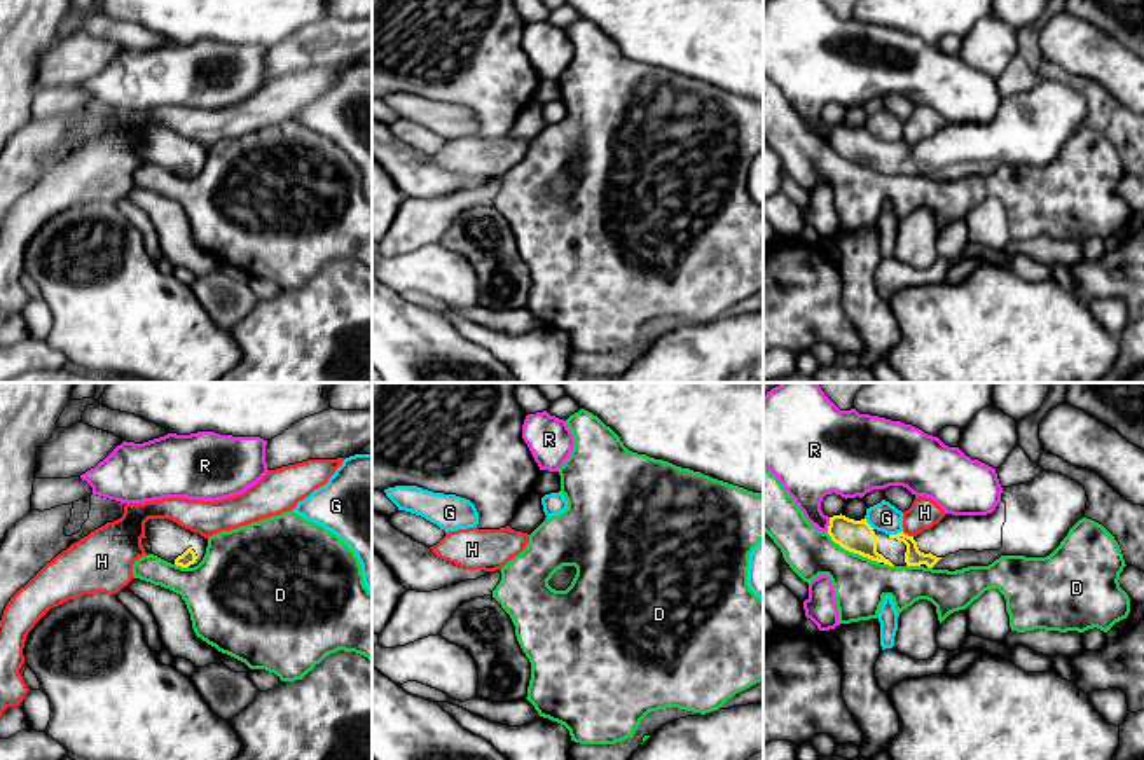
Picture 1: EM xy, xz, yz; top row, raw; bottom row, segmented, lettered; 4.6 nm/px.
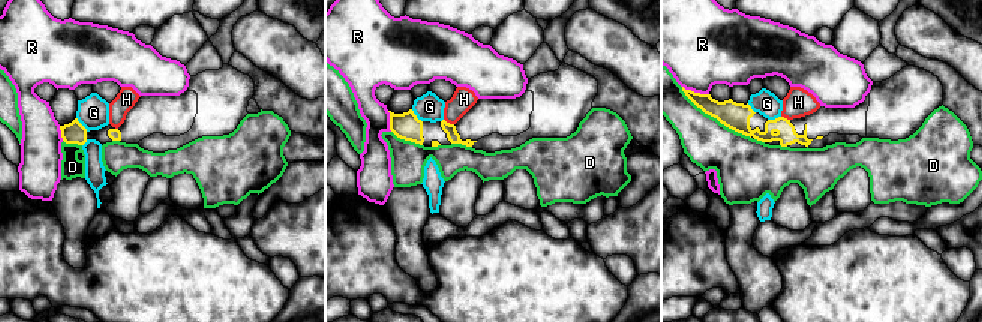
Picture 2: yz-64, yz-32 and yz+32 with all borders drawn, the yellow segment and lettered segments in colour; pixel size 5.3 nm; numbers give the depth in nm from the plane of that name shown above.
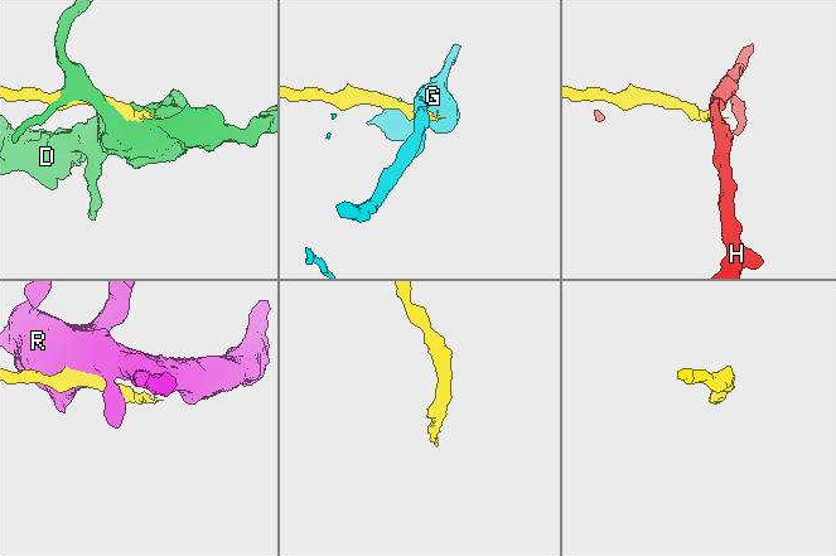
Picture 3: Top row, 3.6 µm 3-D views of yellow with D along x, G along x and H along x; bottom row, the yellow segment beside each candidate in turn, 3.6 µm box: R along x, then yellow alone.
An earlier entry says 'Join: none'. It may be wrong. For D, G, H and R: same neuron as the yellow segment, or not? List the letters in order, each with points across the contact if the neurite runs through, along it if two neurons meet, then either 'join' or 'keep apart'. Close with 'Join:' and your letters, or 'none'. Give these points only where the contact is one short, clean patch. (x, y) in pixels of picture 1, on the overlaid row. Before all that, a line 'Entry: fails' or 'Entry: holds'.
Entry: holds
D: keep apart
G: along yz (902, 530), (889, 535) | keep apart
H: along yz (902, 532), (912, 537) | keep apart
R: keep apart
Join: none

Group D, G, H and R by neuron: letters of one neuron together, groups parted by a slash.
D / G / H / R

